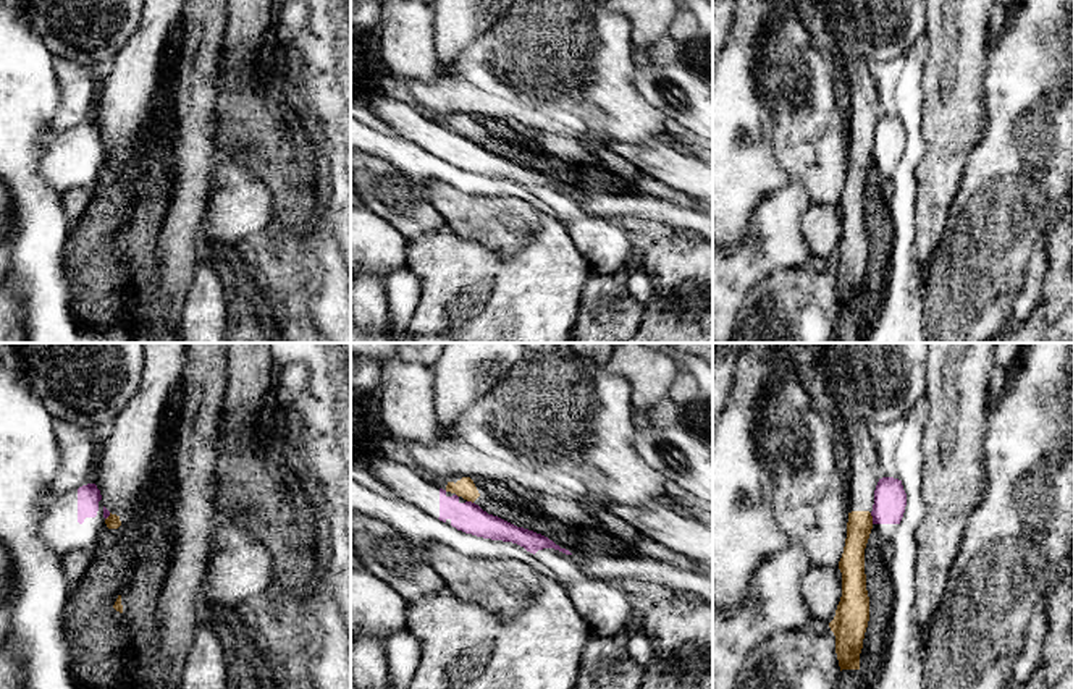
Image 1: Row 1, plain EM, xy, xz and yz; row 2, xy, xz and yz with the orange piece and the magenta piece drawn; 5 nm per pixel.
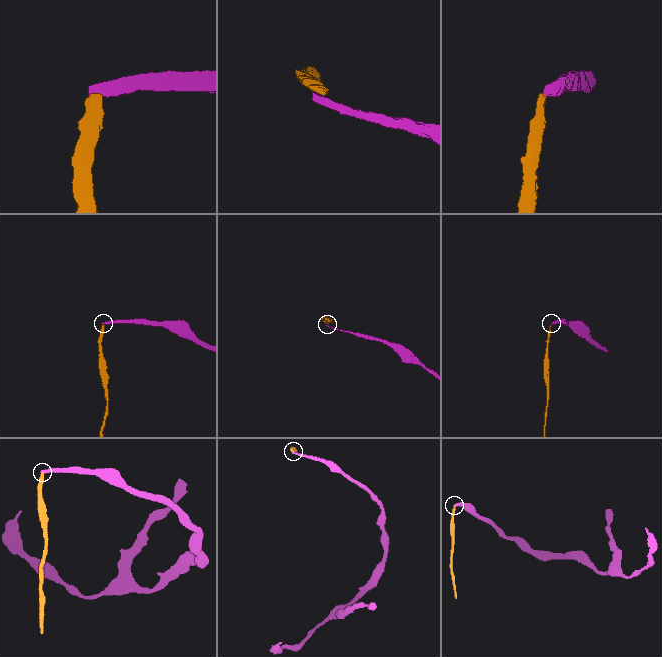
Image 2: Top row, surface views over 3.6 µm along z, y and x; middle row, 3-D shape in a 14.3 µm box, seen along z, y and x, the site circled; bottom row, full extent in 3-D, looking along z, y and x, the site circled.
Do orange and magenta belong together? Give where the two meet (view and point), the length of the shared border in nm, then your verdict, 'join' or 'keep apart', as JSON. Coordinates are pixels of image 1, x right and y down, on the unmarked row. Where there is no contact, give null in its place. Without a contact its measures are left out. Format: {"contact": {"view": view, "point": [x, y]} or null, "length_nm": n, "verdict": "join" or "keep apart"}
{"contact": {"view": "yz", "point": [871, 156]}, "length_nm": 60, "verdict": "keep apart"}

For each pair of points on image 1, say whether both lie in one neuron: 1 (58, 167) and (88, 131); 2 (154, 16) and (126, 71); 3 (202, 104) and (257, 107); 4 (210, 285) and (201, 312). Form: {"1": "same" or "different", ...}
{"1": "same", "2": "same", "3": "different", "4": "same"}

